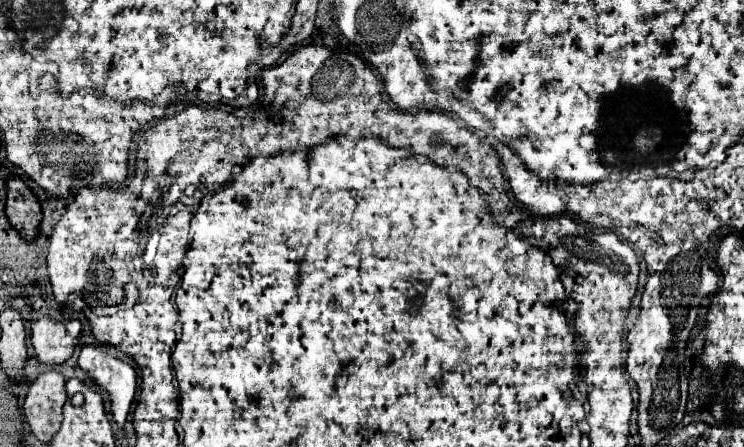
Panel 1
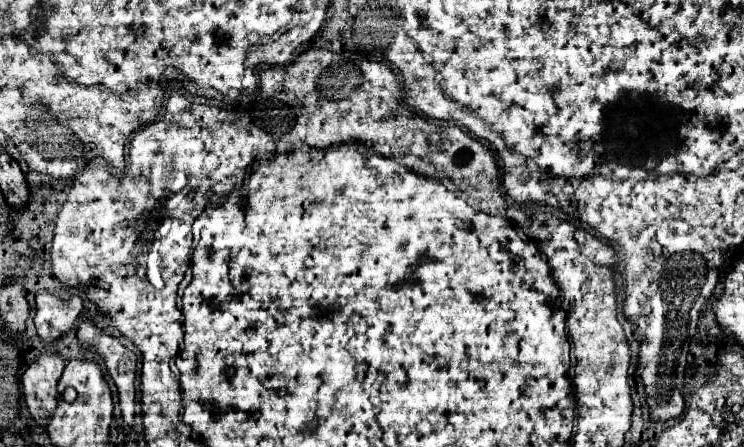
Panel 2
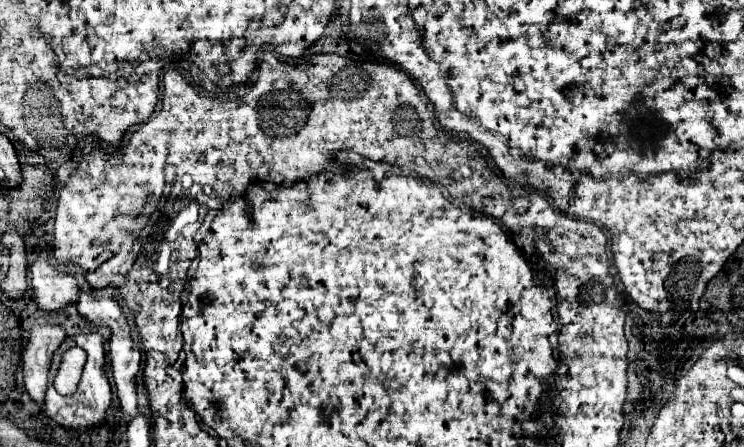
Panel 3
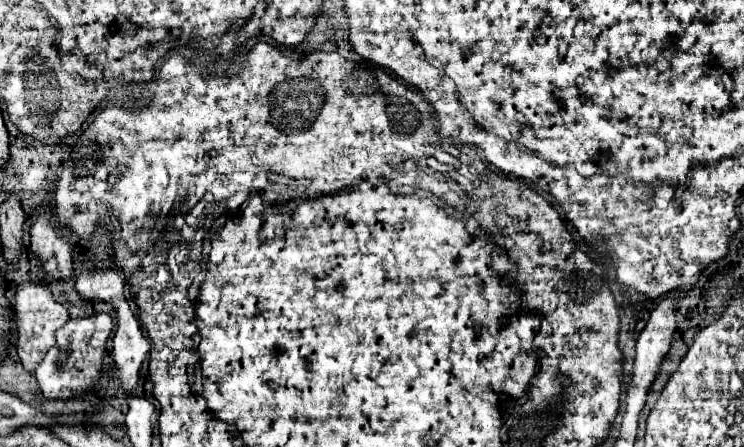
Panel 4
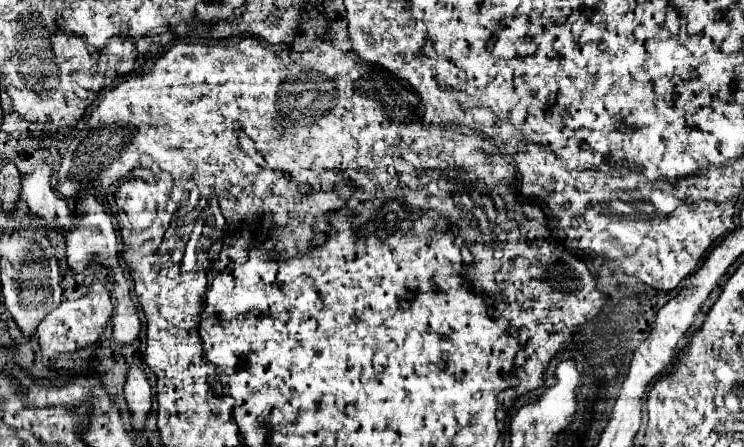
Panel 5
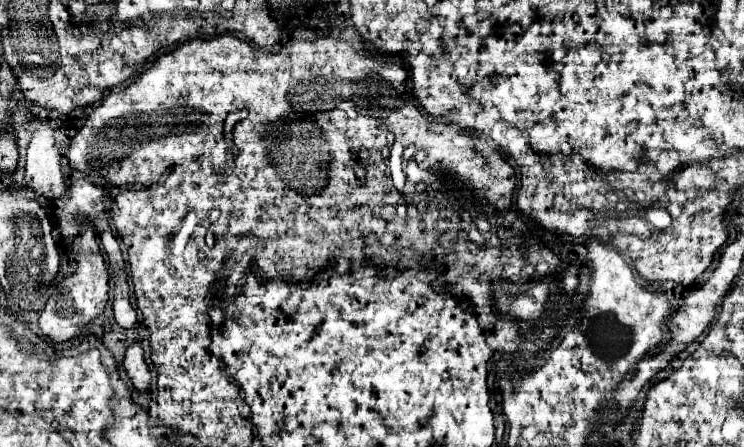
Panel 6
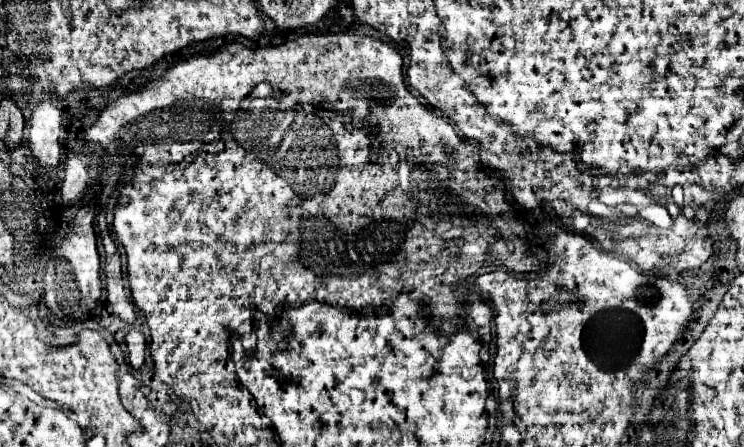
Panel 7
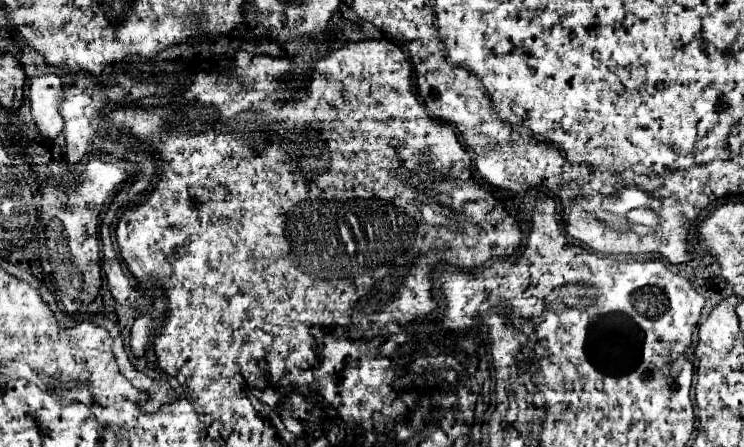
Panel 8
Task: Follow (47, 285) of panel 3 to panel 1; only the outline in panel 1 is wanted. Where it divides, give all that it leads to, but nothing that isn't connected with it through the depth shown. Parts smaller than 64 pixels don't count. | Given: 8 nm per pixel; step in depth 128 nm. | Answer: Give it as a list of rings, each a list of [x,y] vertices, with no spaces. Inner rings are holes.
[[[40,316],[32,320],[32,346],[40,362],[58,364],[72,356],[80,338],[80,320],[64,318],[52,320]]]

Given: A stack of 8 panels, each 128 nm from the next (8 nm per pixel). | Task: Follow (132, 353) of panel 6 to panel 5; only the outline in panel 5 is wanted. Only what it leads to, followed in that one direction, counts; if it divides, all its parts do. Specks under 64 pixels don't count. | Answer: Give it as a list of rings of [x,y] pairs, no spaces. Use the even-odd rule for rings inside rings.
[[[130,364],[128,376],[126,376],[126,386],[124,386],[124,396],[126,396],[130,412],[134,414],[132,416],[132,428],[144,430],[146,414],[150,412],[152,390],[150,390],[148,378],[146,378],[140,364]]]

